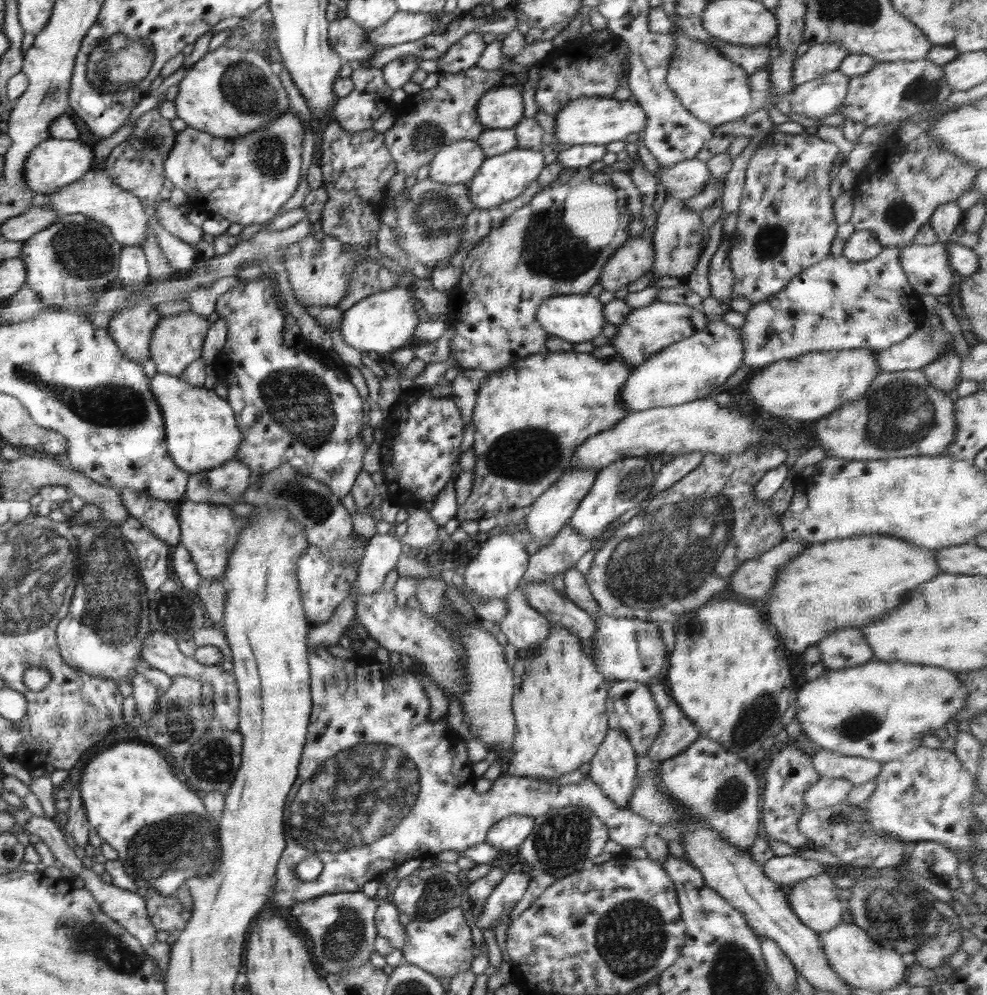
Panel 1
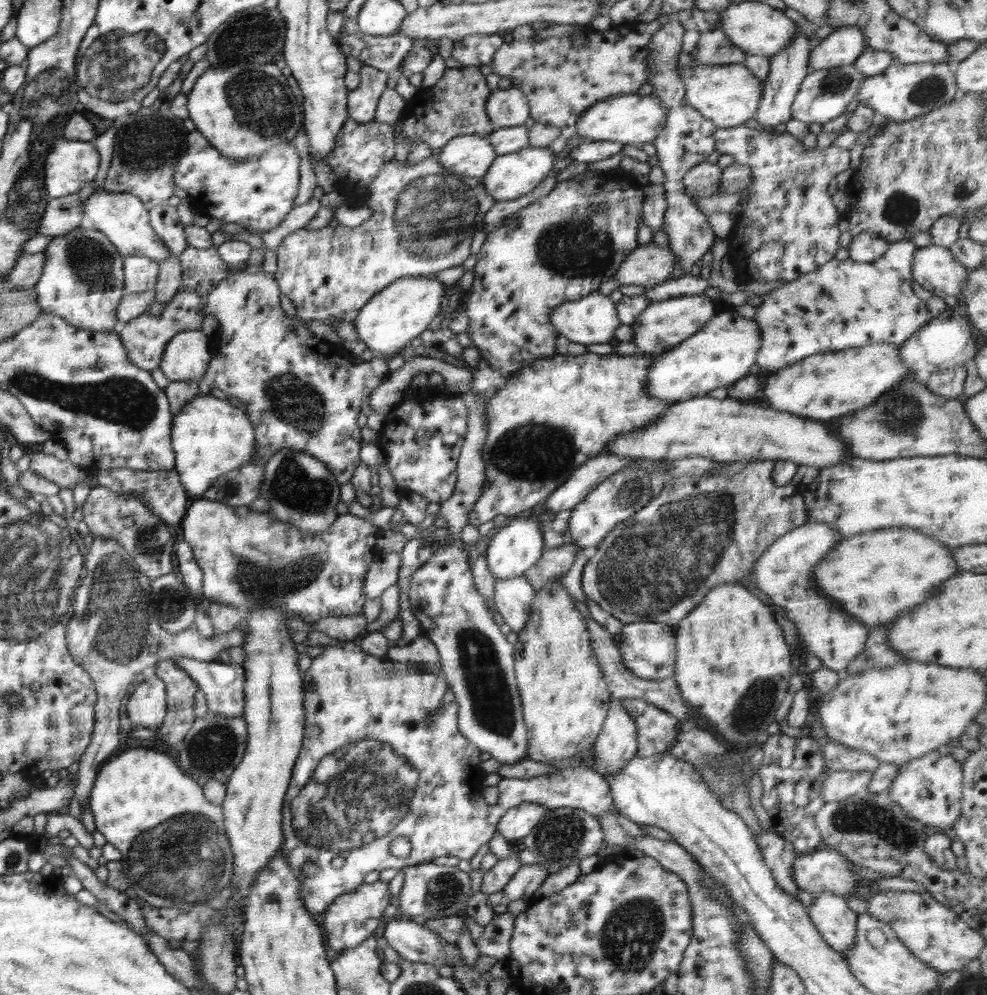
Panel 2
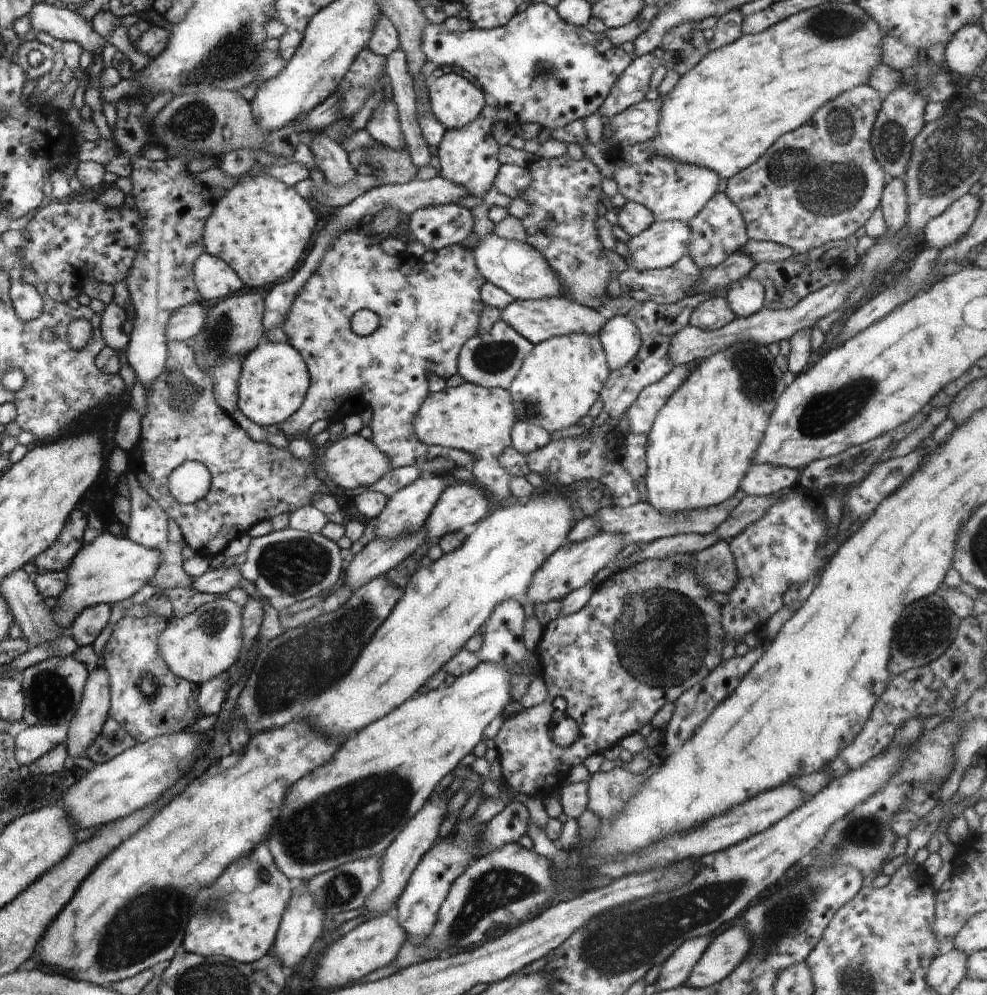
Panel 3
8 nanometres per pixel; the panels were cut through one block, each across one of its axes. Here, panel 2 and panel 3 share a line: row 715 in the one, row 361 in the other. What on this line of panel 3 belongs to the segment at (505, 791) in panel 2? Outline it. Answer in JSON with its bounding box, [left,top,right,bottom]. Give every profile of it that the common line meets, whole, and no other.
[279,229,486,481]

